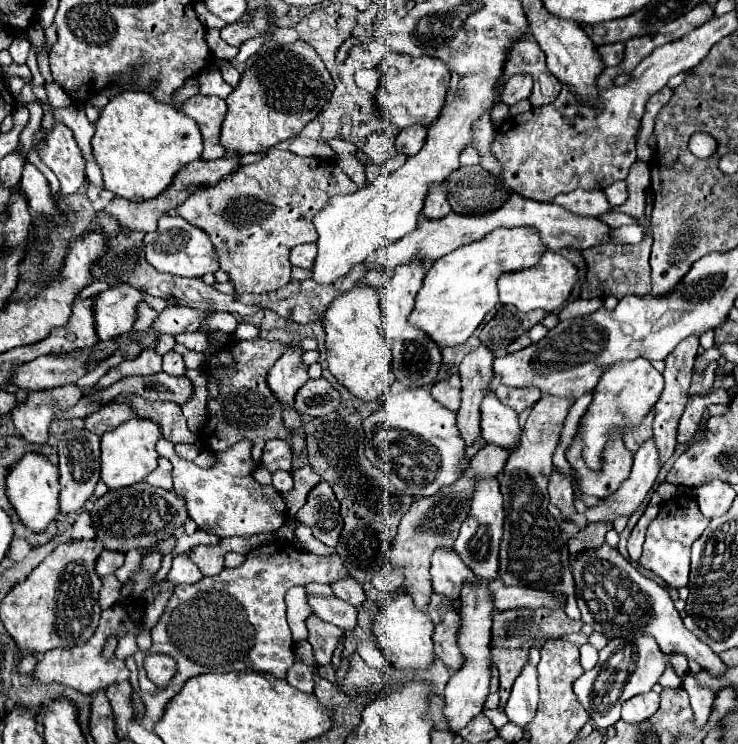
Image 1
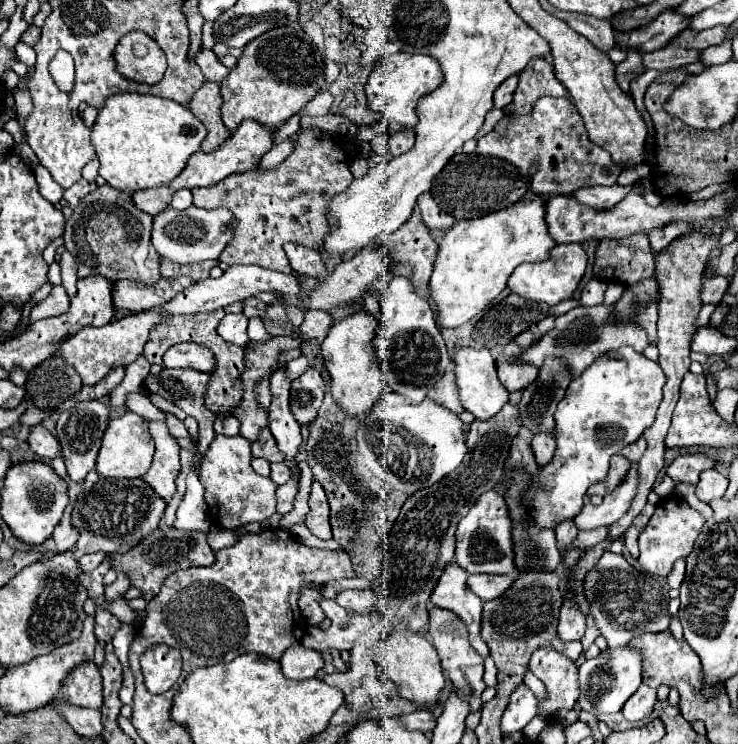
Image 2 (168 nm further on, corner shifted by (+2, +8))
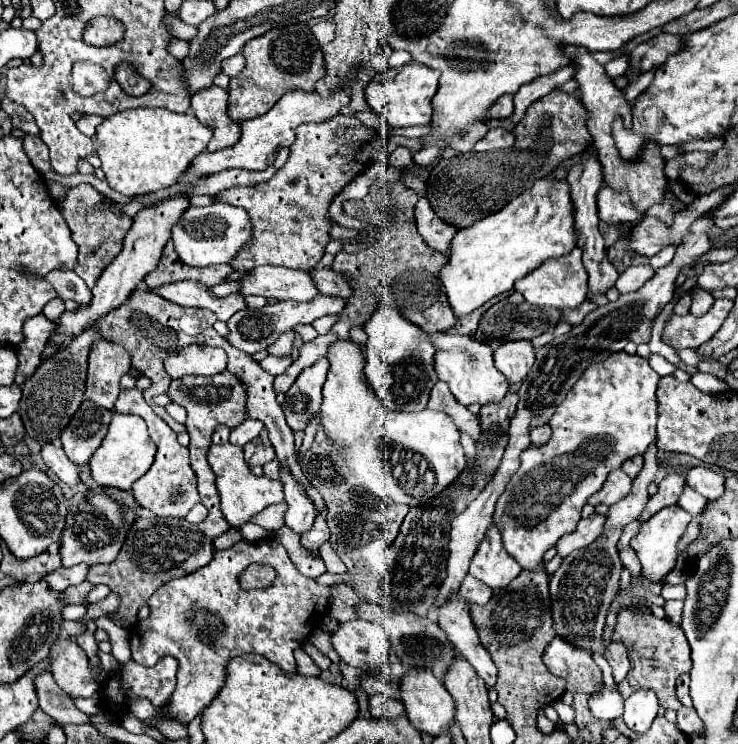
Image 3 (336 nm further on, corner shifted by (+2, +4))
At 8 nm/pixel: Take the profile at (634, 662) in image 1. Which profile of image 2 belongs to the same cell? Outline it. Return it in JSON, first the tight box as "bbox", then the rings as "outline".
{"bbox":[578,645,642,715],"outline":[[[630,645],[618,647],[618,649],[604,649],[596,659],[586,659],[578,667],[578,687],[580,687],[580,697],[578,705],[582,711],[588,711],[592,715],[602,715],[602,713],[618,713],[622,705],[628,701],[632,693],[638,691],[642,683],[642,655]]]}

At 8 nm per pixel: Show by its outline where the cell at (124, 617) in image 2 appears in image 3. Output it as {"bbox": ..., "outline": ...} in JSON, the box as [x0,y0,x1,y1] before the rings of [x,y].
{"bbox":[60,581,92,605],"outline":[[[84,581],[76,587],[68,587],[66,591],[62,591],[60,599],[64,599],[66,605],[84,605],[84,597],[90,589],[92,589],[92,585],[88,585],[88,581]]]}

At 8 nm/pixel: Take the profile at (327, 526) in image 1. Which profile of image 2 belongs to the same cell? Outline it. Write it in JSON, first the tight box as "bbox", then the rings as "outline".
{"bbox":[306,483,332,539],"outline":[[[312,483],[310,489],[310,499],[308,499],[310,511],[306,515],[306,527],[320,539],[332,539],[332,531],[330,531],[330,507],[328,507],[328,499],[326,493],[322,489],[320,483]]]}

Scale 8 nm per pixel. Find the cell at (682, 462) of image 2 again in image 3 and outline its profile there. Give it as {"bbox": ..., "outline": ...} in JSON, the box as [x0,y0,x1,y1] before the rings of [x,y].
{"bbox":[638,473,686,523],"outline":[[[678,473],[668,475],[668,477],[658,485],[656,495],[650,497],[650,503],[644,507],[644,511],[640,513],[638,521],[644,523],[644,521],[648,521],[654,513],[658,513],[660,509],[678,503],[678,497],[682,495],[684,485],[686,485],[686,477],[684,477],[684,475],[678,475]]]}

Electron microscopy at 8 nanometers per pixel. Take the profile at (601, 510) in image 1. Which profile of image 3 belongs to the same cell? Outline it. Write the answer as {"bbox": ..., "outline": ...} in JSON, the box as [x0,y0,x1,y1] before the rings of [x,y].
{"bbox":[556,513,606,557],"outline":[[[592,513],[588,519],[580,519],[576,531],[572,531],[572,533],[558,539],[556,553],[560,557],[566,557],[566,555],[570,555],[572,551],[576,551],[580,547],[588,547],[600,535],[600,531],[604,527],[604,519],[606,517],[598,515],[598,513]]]}

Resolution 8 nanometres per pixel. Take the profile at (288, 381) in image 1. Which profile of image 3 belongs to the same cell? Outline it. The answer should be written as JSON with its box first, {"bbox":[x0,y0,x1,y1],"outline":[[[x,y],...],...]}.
{"bbox":[282,471,316,535],"outline":[[[282,471],[282,479],[284,483],[284,493],[286,493],[286,505],[288,505],[288,511],[286,511],[286,525],[302,535],[306,533],[312,523],[314,523],[314,517],[316,517],[316,509],[312,505],[312,499],[304,493],[304,487],[296,483],[296,479],[288,473]]]}

